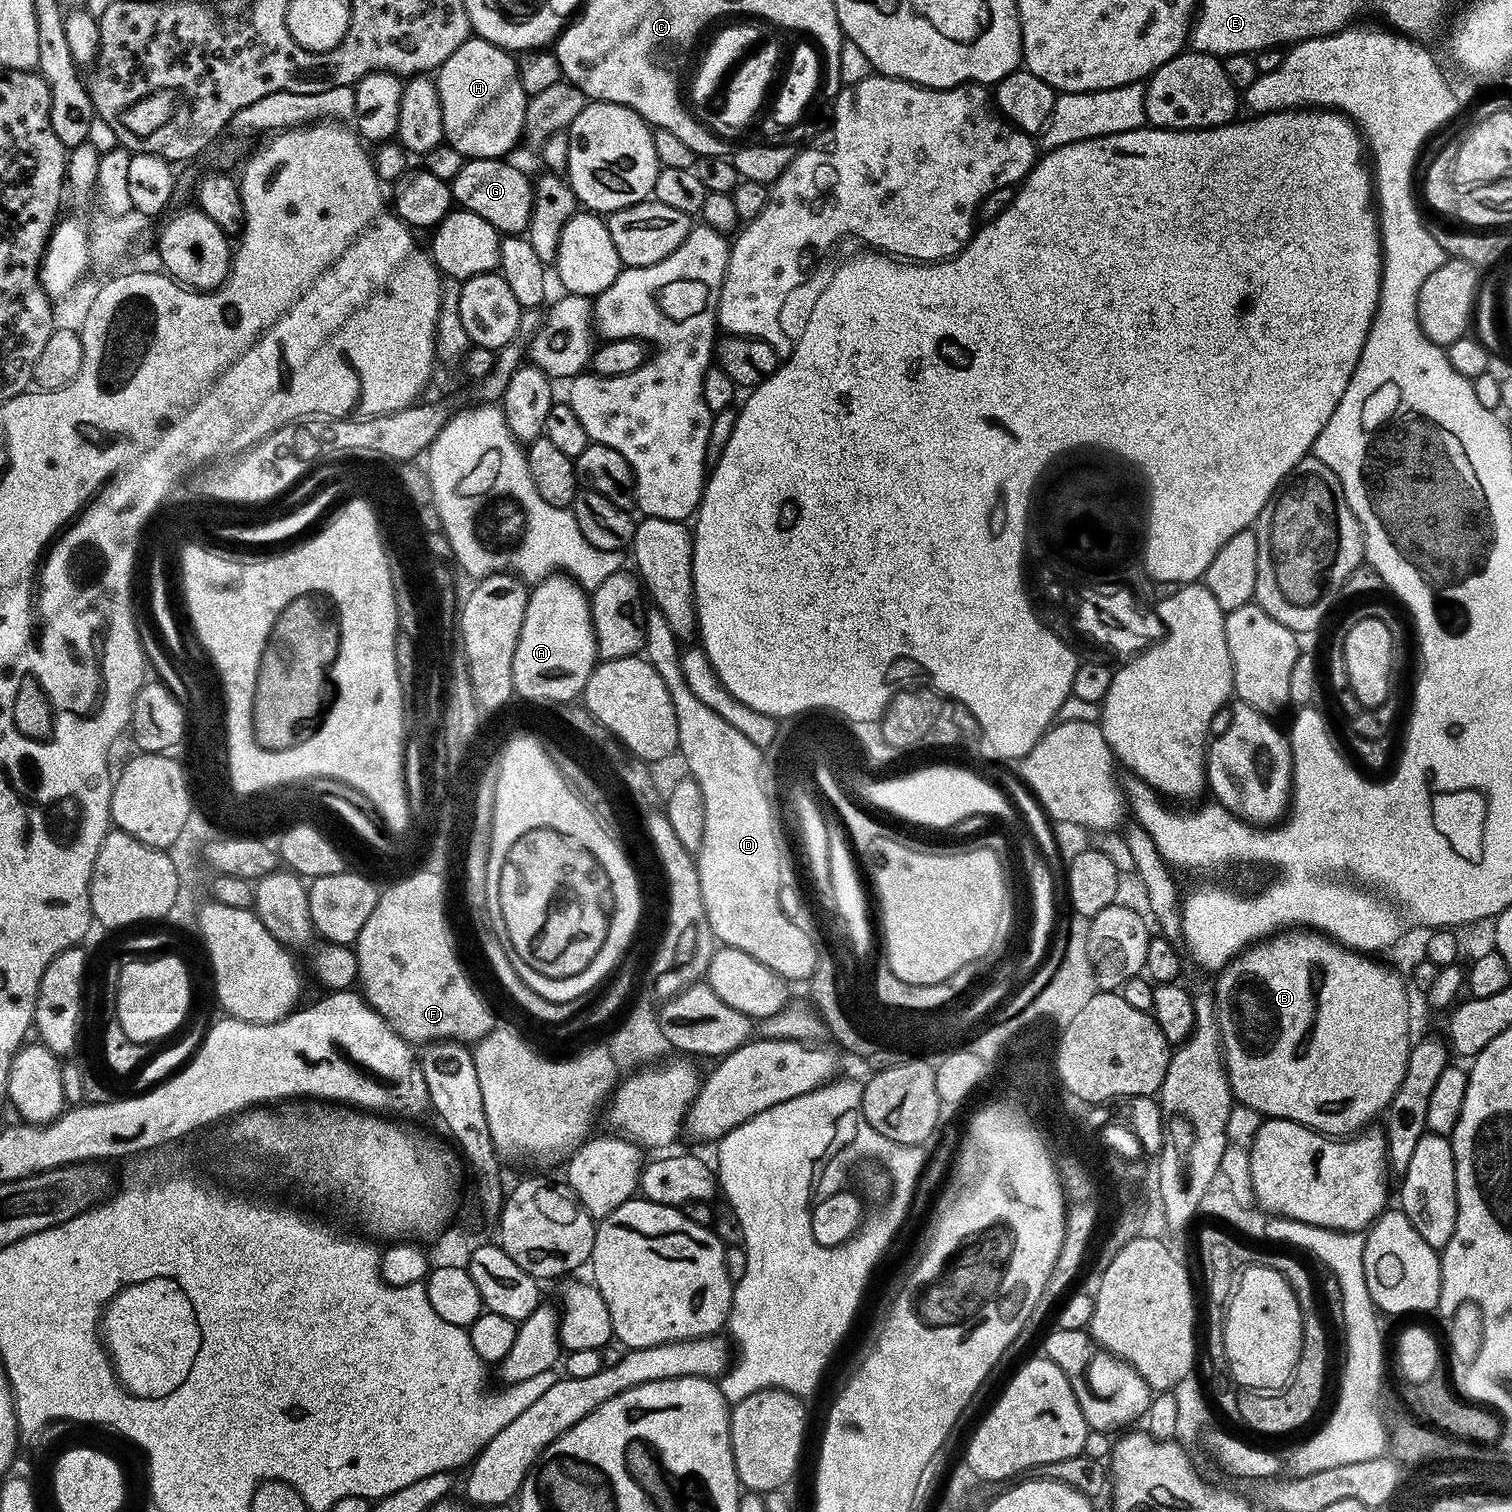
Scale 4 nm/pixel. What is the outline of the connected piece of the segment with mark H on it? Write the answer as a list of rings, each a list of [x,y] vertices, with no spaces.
[[[470,38],[466,42],[462,42],[462,46],[458,46],[458,50],[454,50],[454,54],[450,54],[450,58],[446,58],[446,62],[443,66],[435,73],[434,79],[436,81],[436,89],[438,90],[438,98],[440,99],[440,105],[442,106],[442,126],[444,127],[444,138],[447,144],[454,146],[454,150],[458,150],[458,154],[462,154],[466,158],[471,158],[474,160],[494,160],[497,158],[507,157],[509,154],[508,151],[515,146],[516,143],[521,143],[523,134],[524,134],[524,119],[526,118],[526,106],[528,105],[527,94],[522,90],[522,82],[518,82],[518,70],[516,69],[516,62],[513,56],[513,53],[505,52],[504,49],[494,46],[490,42],[481,40],[479,38]]]

